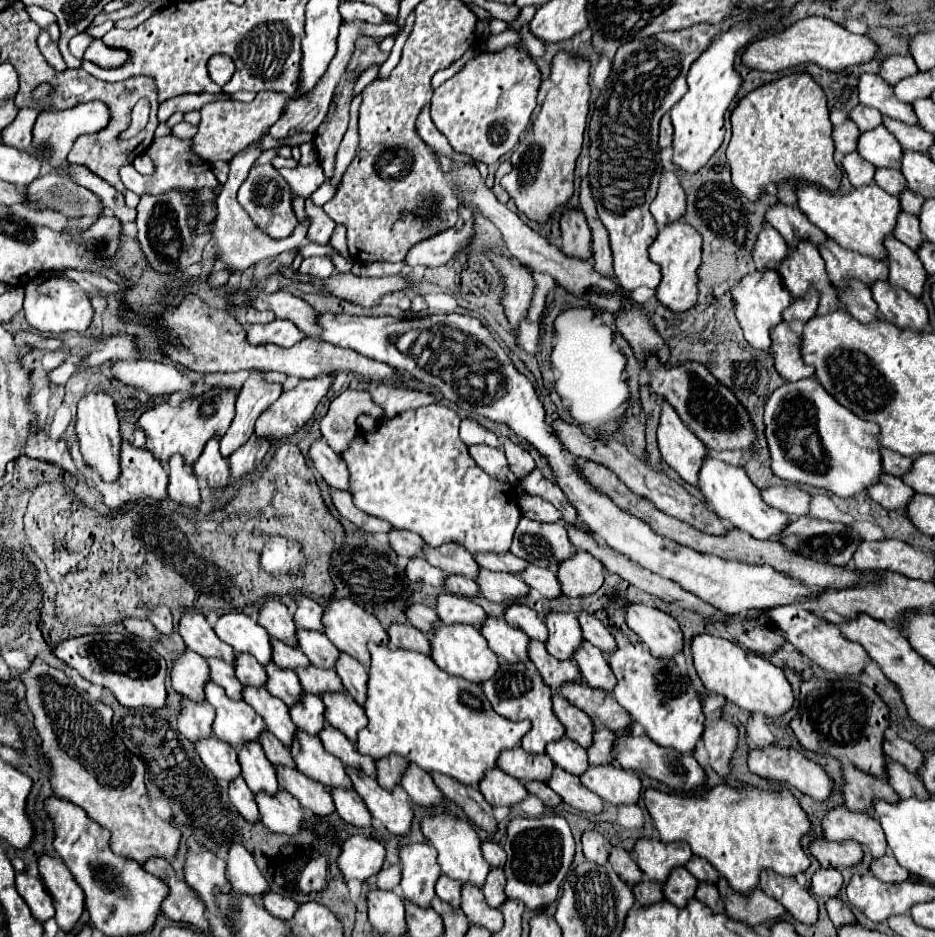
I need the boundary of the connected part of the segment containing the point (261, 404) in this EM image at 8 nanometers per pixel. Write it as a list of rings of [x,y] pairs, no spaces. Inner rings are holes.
[[[251,371],[251,377],[237,393],[235,417],[231,421],[231,427],[221,439],[221,455],[225,459],[241,445],[245,445],[245,441],[249,441],[257,417],[265,409],[269,409],[269,405],[273,405],[281,393],[281,383],[269,383],[263,379],[261,371]]]

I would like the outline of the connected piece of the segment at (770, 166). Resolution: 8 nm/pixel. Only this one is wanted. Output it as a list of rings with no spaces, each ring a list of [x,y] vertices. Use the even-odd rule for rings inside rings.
[[[789,75],[767,83],[739,101],[731,113],[733,135],[727,147],[731,183],[749,201],[759,201],[765,185],[787,179],[805,181],[825,191],[841,187],[841,169],[833,161],[833,125],[821,87],[807,75]]]

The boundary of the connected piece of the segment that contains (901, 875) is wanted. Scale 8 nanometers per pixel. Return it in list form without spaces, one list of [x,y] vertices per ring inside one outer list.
[[[887,853],[879,861],[873,861],[871,873],[877,879],[885,881],[885,883],[903,883],[909,877],[909,873],[905,869],[901,869],[901,865],[897,865],[897,861],[895,861],[895,857],[891,853]]]

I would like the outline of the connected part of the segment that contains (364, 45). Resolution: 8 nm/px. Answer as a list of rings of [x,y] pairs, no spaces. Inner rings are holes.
[[[363,37],[357,41],[355,45],[355,53],[353,53],[353,59],[349,61],[349,67],[347,67],[347,73],[353,71],[353,69],[359,69],[365,71],[369,65],[373,63],[383,63],[387,59],[387,53],[379,51],[379,45],[371,39],[371,37]]]

